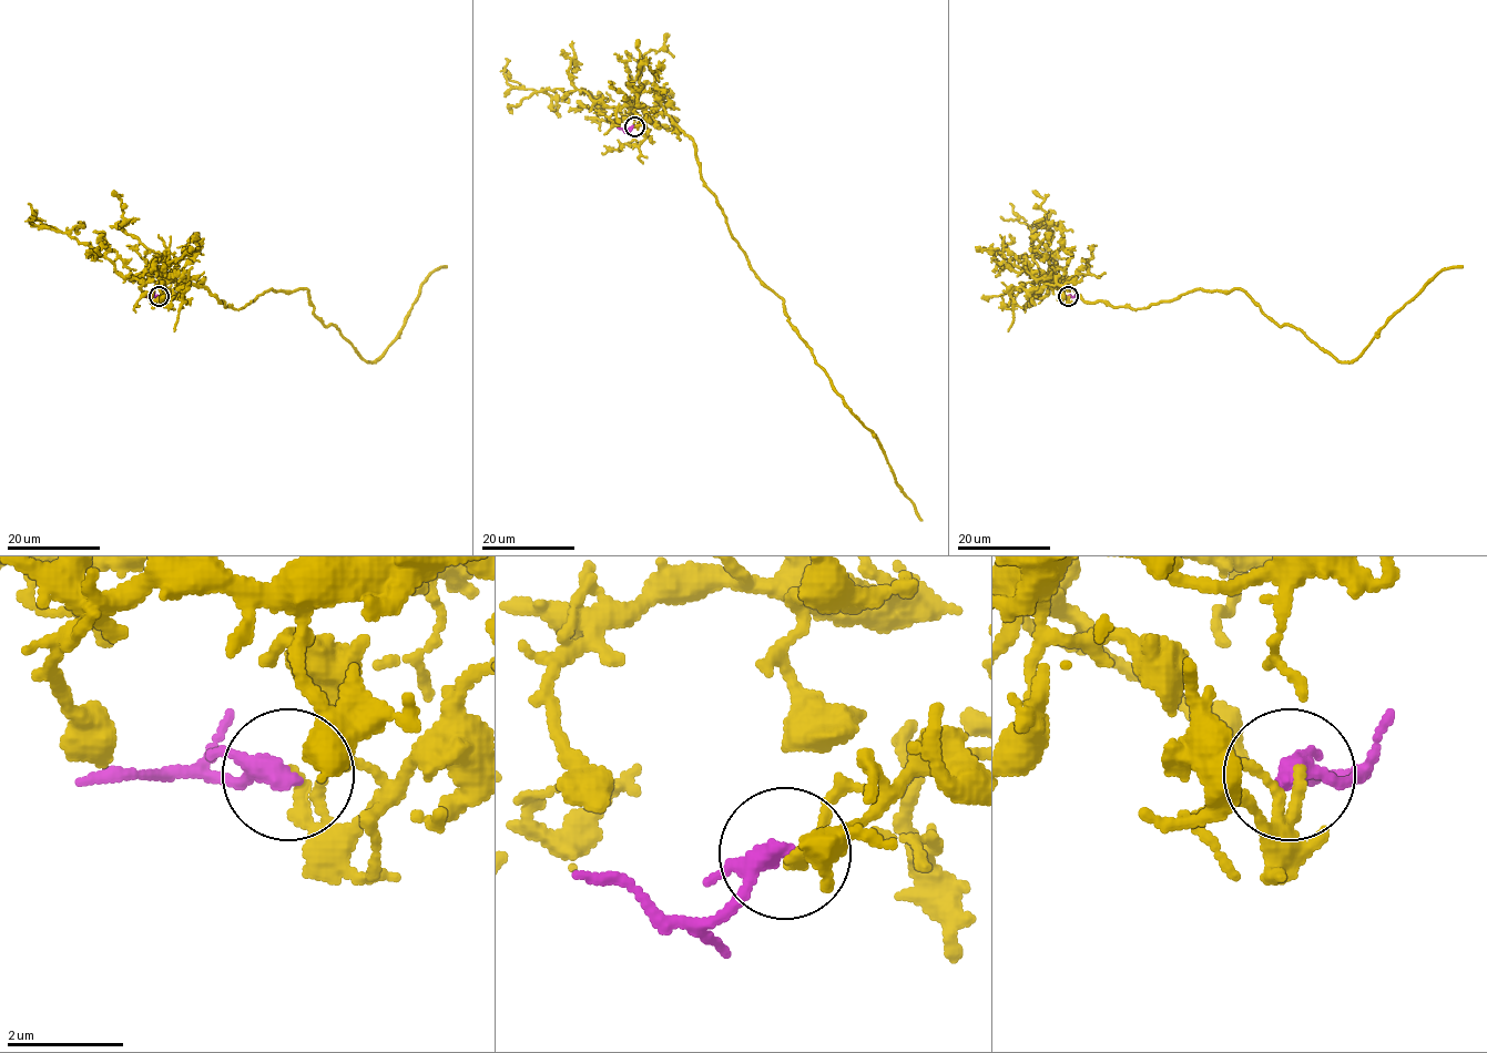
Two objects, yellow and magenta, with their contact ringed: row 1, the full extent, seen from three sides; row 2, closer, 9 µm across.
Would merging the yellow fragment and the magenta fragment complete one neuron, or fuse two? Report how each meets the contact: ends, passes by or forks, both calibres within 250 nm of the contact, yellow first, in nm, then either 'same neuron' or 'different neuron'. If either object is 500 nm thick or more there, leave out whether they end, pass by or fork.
yellow passes by; magenta passes by; calibres 140 and 280 nm; different neuron

